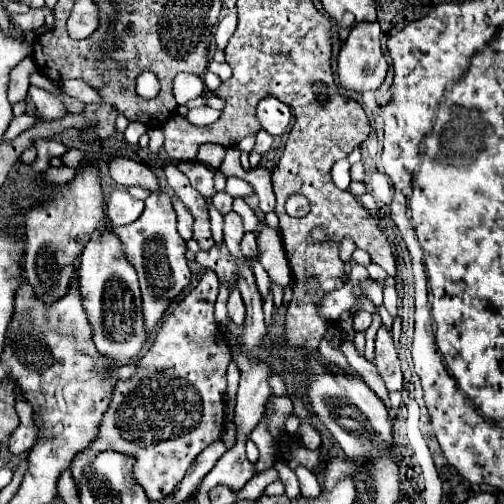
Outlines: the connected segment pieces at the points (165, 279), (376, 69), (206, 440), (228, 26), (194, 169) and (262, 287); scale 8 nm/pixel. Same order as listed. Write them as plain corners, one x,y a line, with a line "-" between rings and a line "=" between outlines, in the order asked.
161,192
161,194
151,194
145,200
145,210
143,214
127,224
127,226
115,226
113,232
121,240
121,248
125,258
133,264
139,276
141,284
141,294
143,294
143,314
147,322
147,332
151,334
161,316
167,310
167,304
179,296
183,288
189,286
191,272
185,260
185,240
177,232
177,218
175,210
171,204
171,198
=
359,22
353,26
349,32
347,40
341,46
339,58
337,58
337,74
341,86
355,90
355,92
365,92
365,90
375,90
381,86
385,74
387,74
387,60
381,52
381,28
379,22
=
213,270
201,274
199,284
181,302
177,302
173,312
169,312
163,318
151,348
137,362
135,376
131,376
129,380
119,380
115,384
111,404
103,414
95,440
85,450
81,450
71,462
71,474
77,488
83,480
83,470
95,462
97,454
105,450
115,450
135,458
133,464
135,482
143,486
151,502
161,502
175,492
177,484
183,480
189,464
197,458
197,454
203,452
209,444
219,440
225,420
223,396
227,388
227,366
231,362
231,352
213,316
217,290
219,290
217,274
=
231,12
227,14
225,18
221,18
221,22
217,24
217,32
215,32
215,44
217,44
217,50
225,50
231,34
235,32
235,26
237,26
237,14
=
181,162
179,170
189,178
189,182
205,196
211,198
215,194
213,188
213,172
209,166
201,164
201,162
=
253,264
253,274
255,274
255,282
257,282
257,288
261,292
261,296
265,298
269,294
269,276
265,272
265,268
261,268
259,264

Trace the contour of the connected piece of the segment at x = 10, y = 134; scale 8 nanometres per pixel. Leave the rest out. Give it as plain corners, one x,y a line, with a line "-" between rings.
19,116
19,118
13,118
11,124
9,124
9,128
7,128
7,132
5,132
5,136
3,136
3,140
5,142
11,142
15,136
19,136
25,130
29,130
29,126
33,126
35,120
37,120
35,116
27,116
27,118

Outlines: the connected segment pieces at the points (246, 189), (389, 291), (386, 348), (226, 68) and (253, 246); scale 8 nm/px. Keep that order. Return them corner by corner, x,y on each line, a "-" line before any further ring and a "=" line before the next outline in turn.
230,176
227,178
225,192
231,194
233,198
235,198
235,196
245,198
245,196
251,194
251,185
245,180
239,180
236,176
=
385,286
385,288
383,288
383,296
385,296
383,306
385,306
387,312
391,314
391,318
397,318
397,316
399,316
399,308
397,308
397,290
395,290
393,286
=
385,326
377,330
375,338
375,366
387,386
387,390
401,390
403,388
403,374
399,366
399,358
393,346
393,338
=
211,61
208,66
208,71
215,73
222,81
232,76
232,69
227,63
218,63
=
252,232
244,234
241,240
241,251
245,257
253,257
257,253
256,235

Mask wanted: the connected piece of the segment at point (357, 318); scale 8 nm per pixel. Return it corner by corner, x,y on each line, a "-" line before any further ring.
357,312
357,314
353,316
353,328
355,328
357,332
367,330
369,326
371,326
371,314
367,314
367,312

